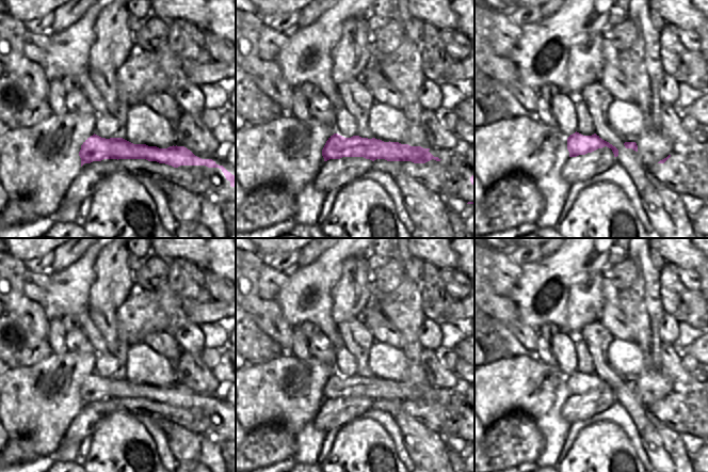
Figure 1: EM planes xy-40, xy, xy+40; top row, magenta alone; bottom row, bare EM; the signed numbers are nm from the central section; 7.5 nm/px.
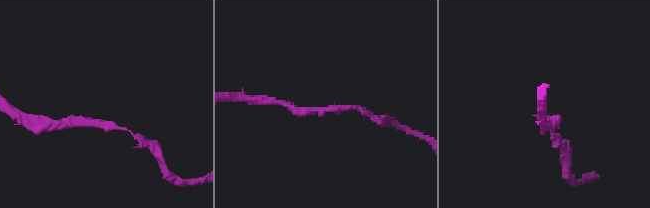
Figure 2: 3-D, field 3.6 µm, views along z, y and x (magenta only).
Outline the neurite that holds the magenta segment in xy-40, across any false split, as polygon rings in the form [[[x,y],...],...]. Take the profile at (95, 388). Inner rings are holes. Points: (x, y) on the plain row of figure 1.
[[[93,374],[81,384],[79,391],[81,406],[84,403],[101,400],[103,398],[146,398],[165,403],[174,407],[180,405],[206,405],[208,407],[219,407],[224,412],[231,426],[236,426],[236,413],[232,414],[223,405],[219,405],[212,398],[202,398],[195,395],[184,386],[170,386],[159,388],[146,383],[133,383],[123,377],[101,377]]]

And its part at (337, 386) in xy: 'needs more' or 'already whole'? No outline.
already whole

